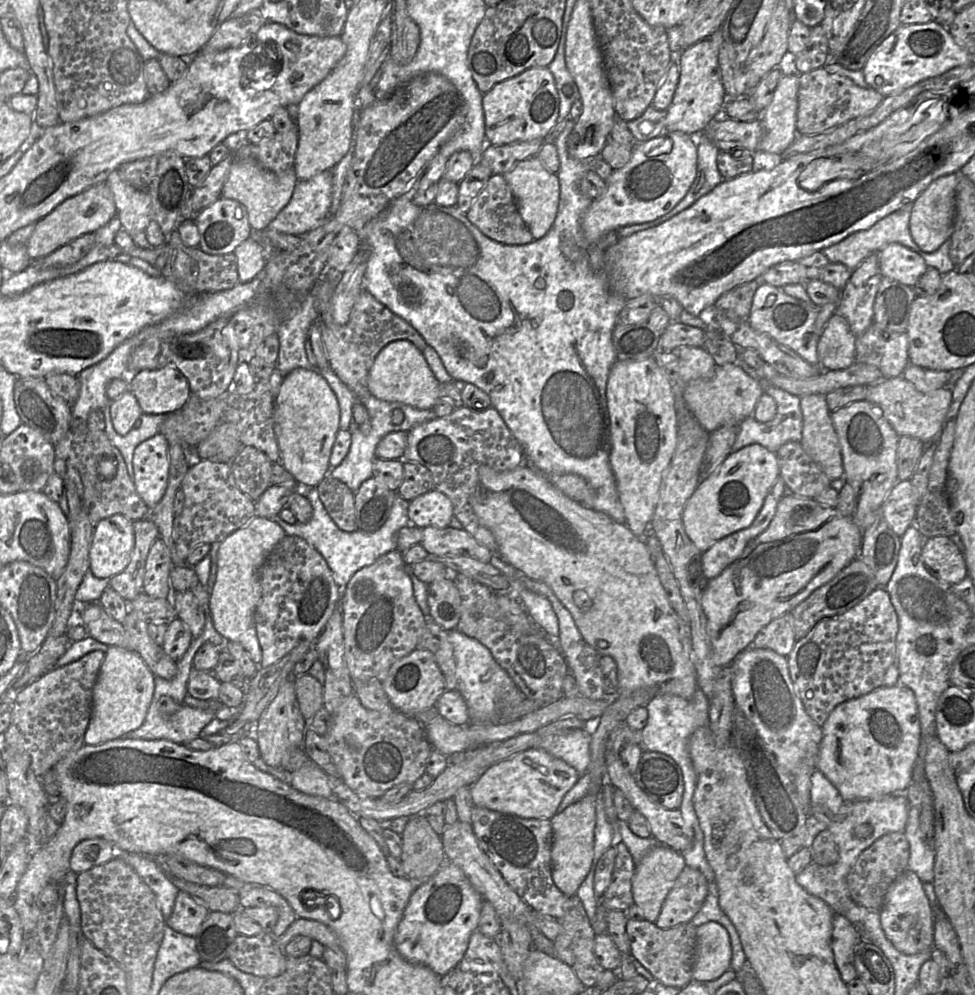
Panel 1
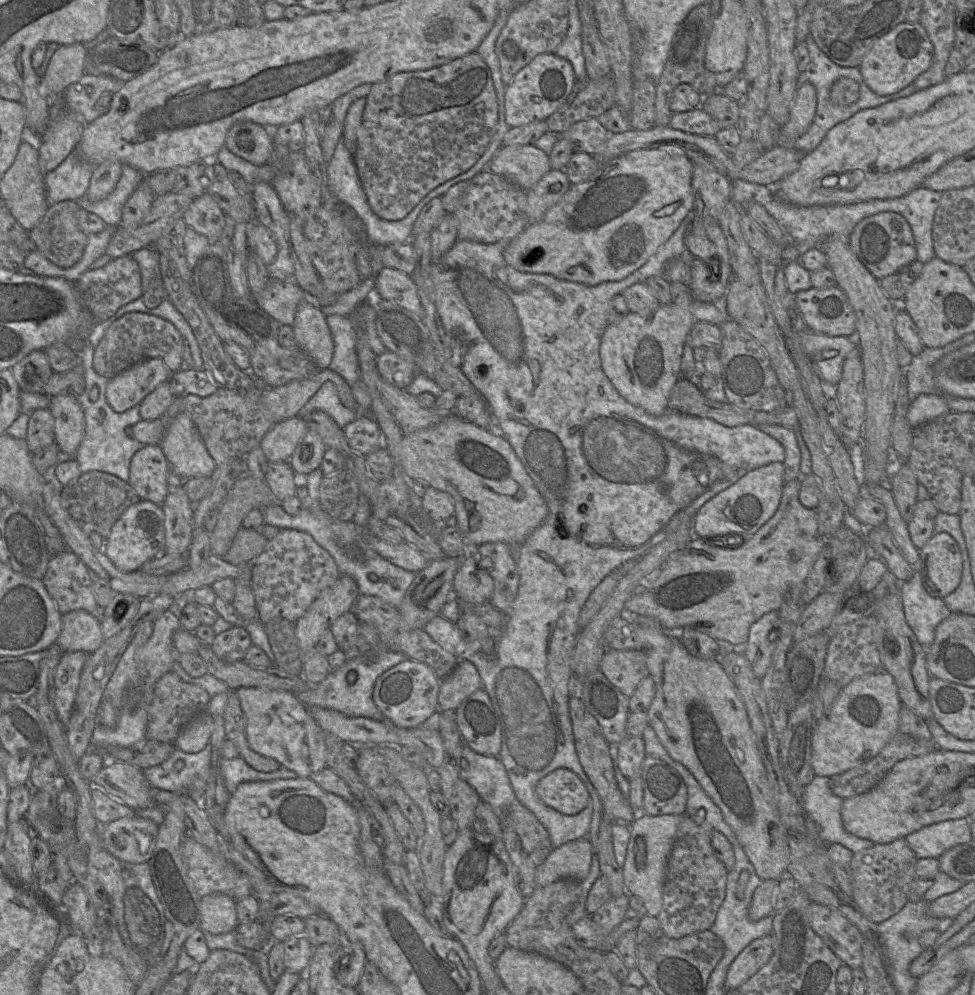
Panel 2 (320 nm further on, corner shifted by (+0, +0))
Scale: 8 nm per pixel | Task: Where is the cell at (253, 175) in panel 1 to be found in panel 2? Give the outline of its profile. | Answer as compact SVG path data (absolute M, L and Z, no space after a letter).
M249 121L234 124L226 135L224 146L254 165L269 163L274 153L271 129Z

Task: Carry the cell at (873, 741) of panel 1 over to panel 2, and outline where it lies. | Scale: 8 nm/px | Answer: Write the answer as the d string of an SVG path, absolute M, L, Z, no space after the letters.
M885 669L850 682L841 690L830 713L815 722L811 750L811 765L815 775L831 778L878 755L899 732L902 707L898 686Z

